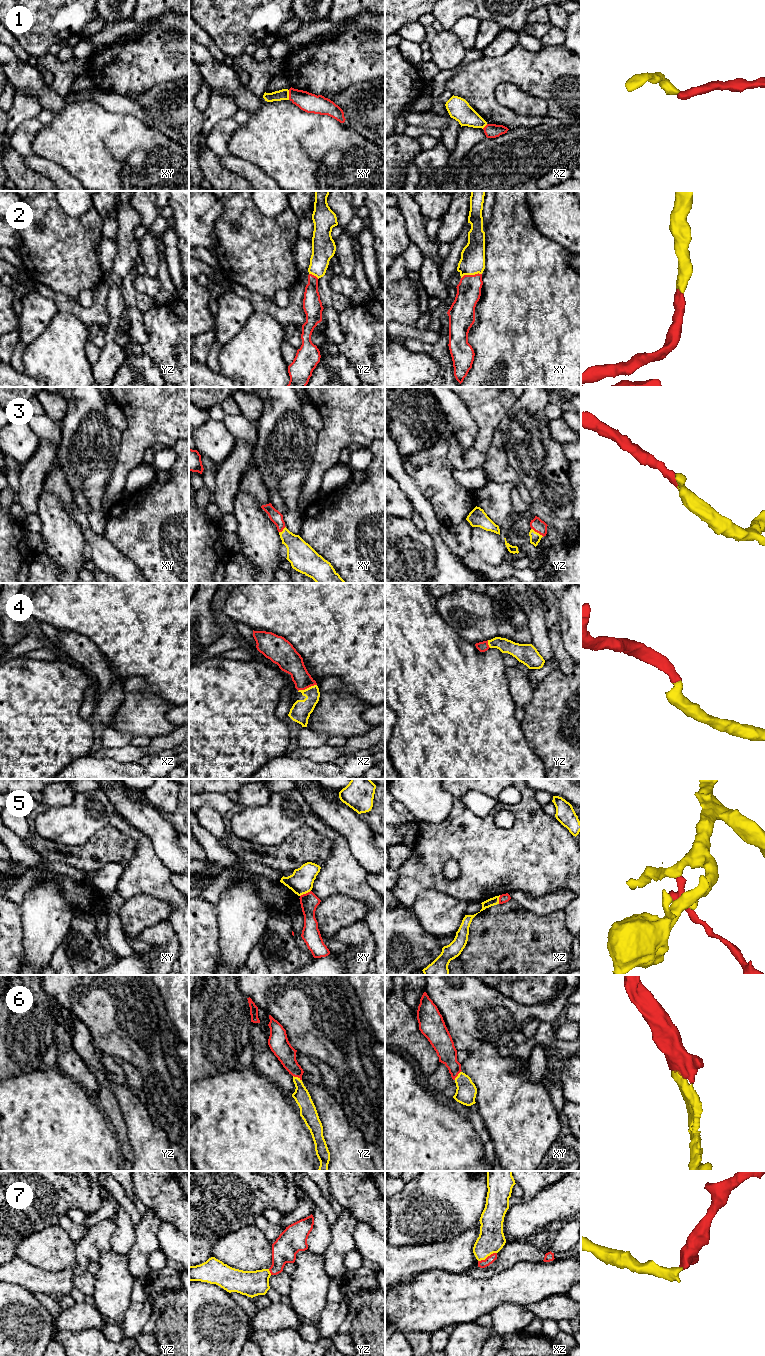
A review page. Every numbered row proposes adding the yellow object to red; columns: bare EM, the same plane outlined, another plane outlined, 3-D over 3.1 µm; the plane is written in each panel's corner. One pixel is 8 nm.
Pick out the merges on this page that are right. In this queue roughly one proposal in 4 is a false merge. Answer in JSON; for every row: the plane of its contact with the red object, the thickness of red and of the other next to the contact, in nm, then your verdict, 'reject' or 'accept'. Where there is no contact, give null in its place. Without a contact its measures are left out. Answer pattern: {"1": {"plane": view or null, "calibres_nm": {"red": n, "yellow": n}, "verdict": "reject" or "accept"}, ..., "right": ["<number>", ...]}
{"1": {"plane": "xy", "calibres_nm": {"red": 160, "yellow": 90}, "verdict": "reject"}, "2": {"plane": "xy", "calibres_nm": {"red": 190, "yellow": 200}, "verdict": "accept"}, "3": {"plane": "yz", "calibres_nm": {"red": 110, "yellow": 90}, "verdict": "accept"}, "4": {"plane": "xz", "calibres_nm": {"red": 190, "yellow": 160}, "verdict": "accept"}, "5": {"plane": "xy", "calibres_nm": {"red": 140, "yellow": 190}, "verdict": "reject"}, "6": {"plane": "yz", "calibres_nm": {"red": 160, "yellow": 130}, "verdict": "accept"}, "7": {"plane": "xz", "calibres_nm": {"red": 70, "yellow": 220}, "verdict": "accept"}, "right": ["2", "3", "4", "6", "7"]}

